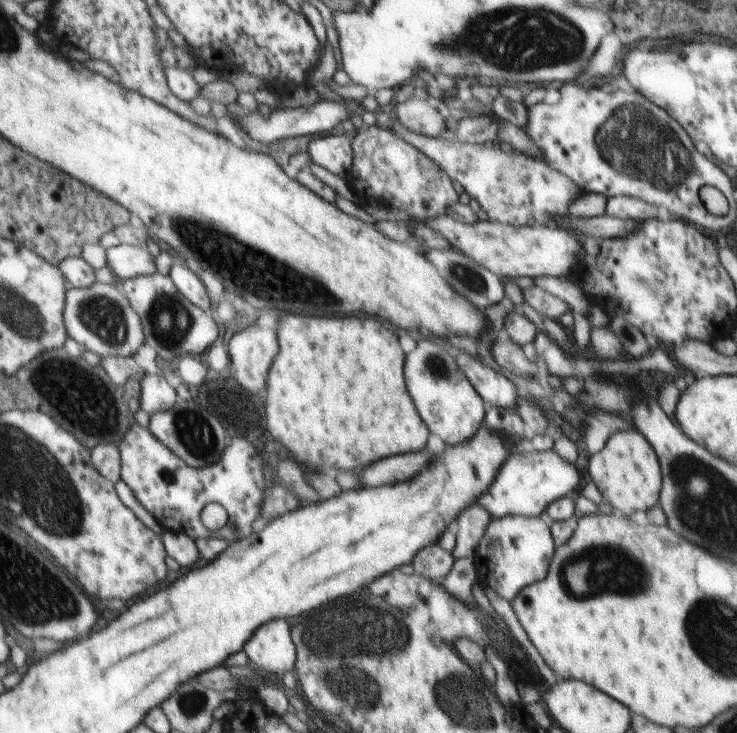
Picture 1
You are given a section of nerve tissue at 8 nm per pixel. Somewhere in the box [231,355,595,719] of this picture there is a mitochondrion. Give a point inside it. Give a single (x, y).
(374, 635)

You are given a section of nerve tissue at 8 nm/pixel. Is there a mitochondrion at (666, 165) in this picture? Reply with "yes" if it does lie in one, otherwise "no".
yes

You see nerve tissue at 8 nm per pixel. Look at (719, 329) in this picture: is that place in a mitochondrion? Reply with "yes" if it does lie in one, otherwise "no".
no

